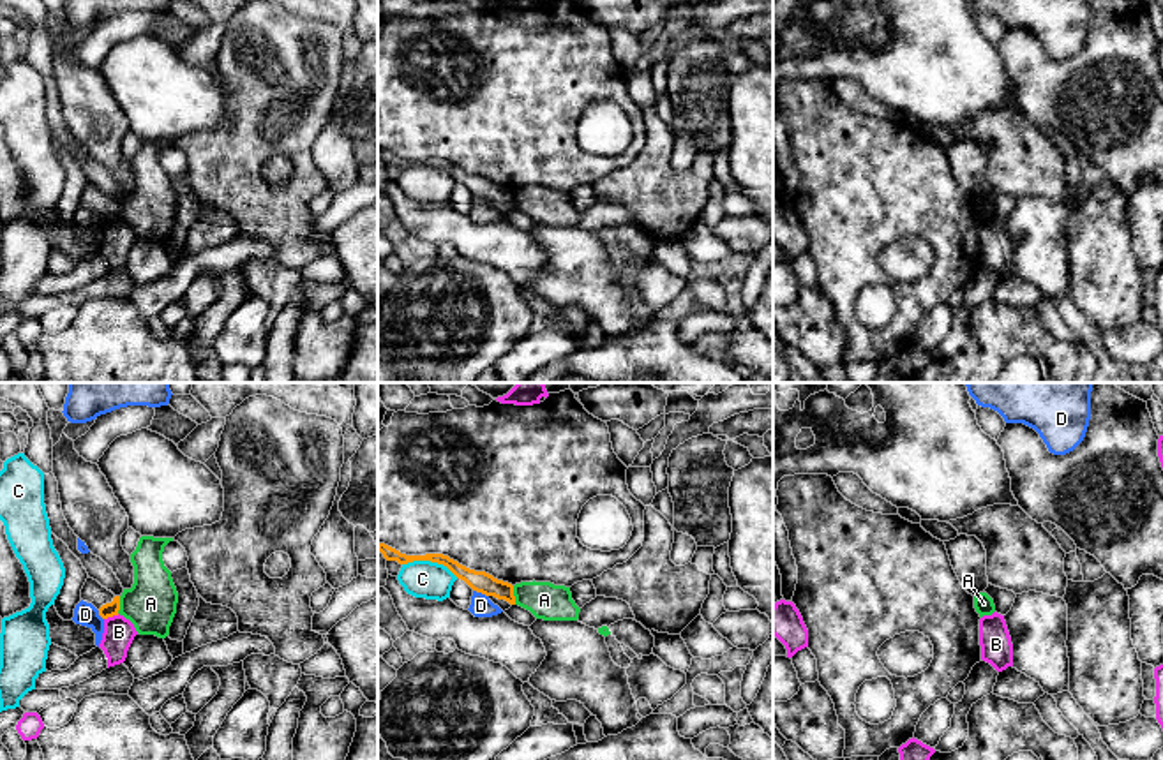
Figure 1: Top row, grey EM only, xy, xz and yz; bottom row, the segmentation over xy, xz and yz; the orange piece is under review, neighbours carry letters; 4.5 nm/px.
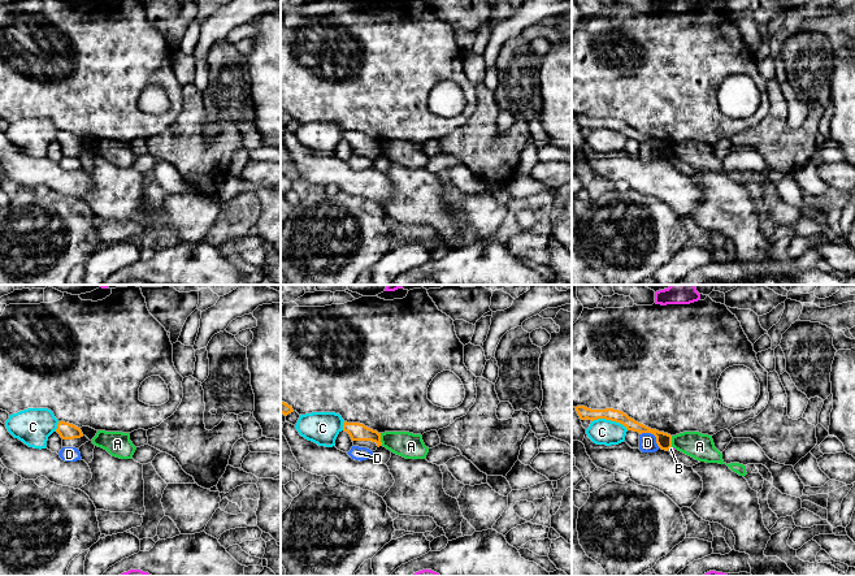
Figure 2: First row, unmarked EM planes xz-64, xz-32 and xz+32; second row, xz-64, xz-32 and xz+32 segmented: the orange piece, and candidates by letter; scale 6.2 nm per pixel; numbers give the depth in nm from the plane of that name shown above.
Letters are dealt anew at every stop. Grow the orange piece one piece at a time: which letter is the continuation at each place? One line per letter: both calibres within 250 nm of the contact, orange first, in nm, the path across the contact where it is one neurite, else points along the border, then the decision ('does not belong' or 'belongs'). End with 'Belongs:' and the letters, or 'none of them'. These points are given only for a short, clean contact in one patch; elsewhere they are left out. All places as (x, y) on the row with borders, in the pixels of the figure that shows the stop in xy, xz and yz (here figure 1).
A: 100/170 nm | does not belong
B: 70/140 nm | along xy (119, 614), (105, 619) | does not belong
C: 100/180 nm | along xz (403, 563), (436, 561), (457, 577) | does not belong
D: 100/100 nm | along xz (473, 589), (487, 596) | does not belong
Belongs: none of them

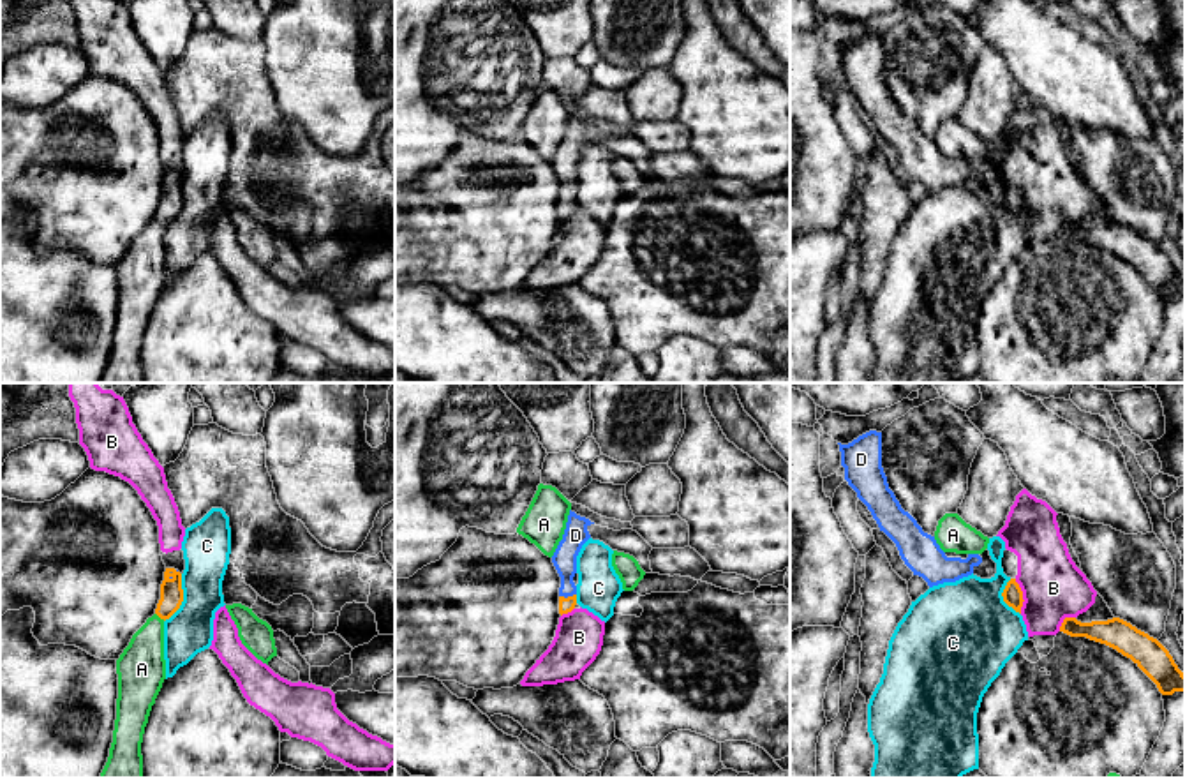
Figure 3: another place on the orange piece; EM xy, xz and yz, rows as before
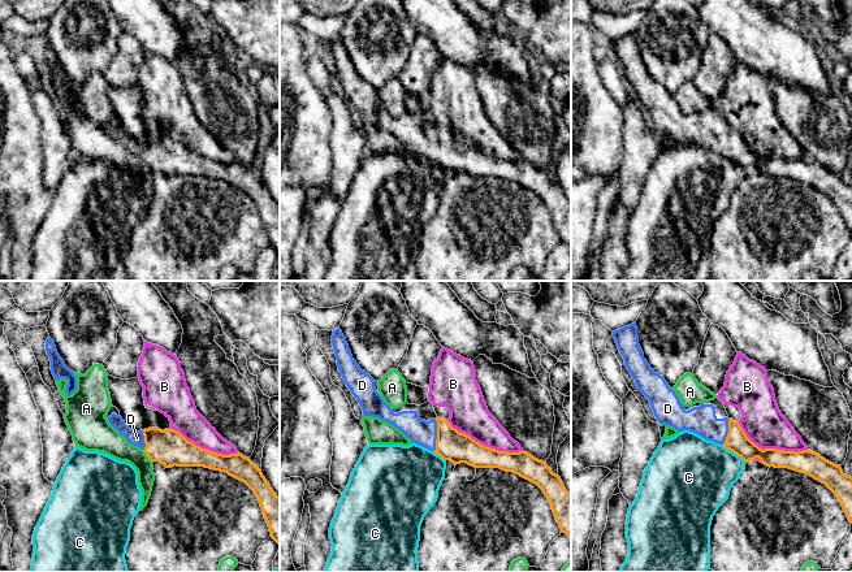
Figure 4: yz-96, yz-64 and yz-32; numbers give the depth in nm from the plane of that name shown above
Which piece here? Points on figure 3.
A: 110/220 nm | does not belong
B: 90/280 nm | does not belong
C: 110/220 nm | along xy (182, 574), (182, 604), (164, 621) | does not belong
D: 70/110 nm | across xz (568, 604), (568, 597), (565, 558) | belongs
Belongs: D

